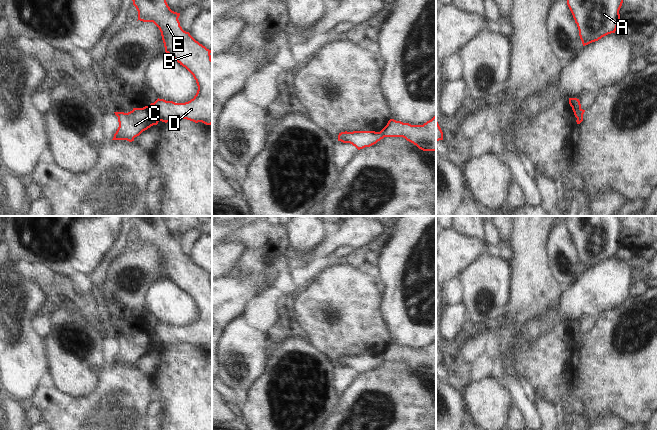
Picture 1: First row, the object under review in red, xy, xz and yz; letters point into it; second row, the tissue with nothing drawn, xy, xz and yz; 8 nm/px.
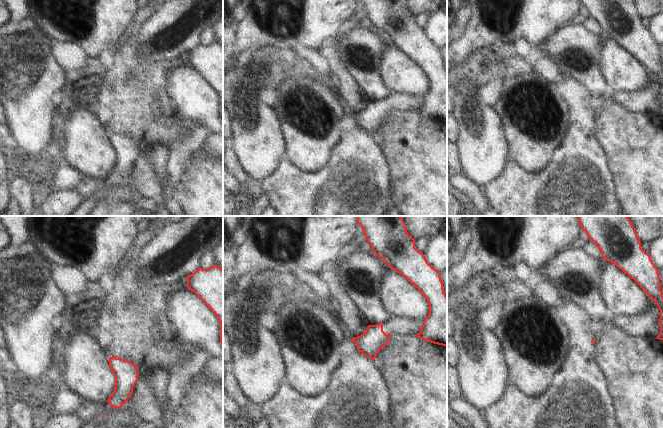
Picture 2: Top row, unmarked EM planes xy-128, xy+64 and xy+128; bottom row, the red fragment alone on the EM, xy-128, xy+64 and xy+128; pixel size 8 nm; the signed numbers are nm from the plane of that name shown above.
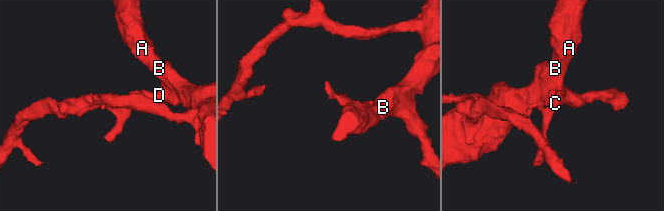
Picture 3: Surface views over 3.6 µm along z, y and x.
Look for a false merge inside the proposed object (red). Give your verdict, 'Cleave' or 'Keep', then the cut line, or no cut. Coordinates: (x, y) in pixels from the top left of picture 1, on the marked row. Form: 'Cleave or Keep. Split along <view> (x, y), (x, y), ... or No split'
Cleave. Split along xy (152, 103), (159, 120).

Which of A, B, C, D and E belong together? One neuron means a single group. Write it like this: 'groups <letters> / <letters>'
groups A B D E / C

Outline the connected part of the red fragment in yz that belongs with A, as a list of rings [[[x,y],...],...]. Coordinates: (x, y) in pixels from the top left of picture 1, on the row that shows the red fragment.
[[[567,0],[583,46],[615,33],[623,0]]]

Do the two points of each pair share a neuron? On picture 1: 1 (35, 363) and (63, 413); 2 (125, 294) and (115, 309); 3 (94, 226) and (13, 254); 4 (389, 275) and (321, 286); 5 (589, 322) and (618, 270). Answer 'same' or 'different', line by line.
1: different
2: different
3: same
4: different
5: different

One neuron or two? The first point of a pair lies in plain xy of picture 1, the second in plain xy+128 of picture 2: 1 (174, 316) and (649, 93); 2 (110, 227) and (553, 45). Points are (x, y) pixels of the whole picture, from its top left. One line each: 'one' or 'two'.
1: two
2: two

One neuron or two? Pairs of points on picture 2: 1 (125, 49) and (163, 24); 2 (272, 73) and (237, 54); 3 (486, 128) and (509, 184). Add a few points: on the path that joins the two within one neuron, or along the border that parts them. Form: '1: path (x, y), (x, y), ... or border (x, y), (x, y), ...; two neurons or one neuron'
1: border (146, 19), (136, 34), (137, 51), (146, 63); two neurons
2: path (263, 64), (251, 54), (246, 54); one neuron
3: border (507, 160), (503, 170), (486, 184); two neurons

